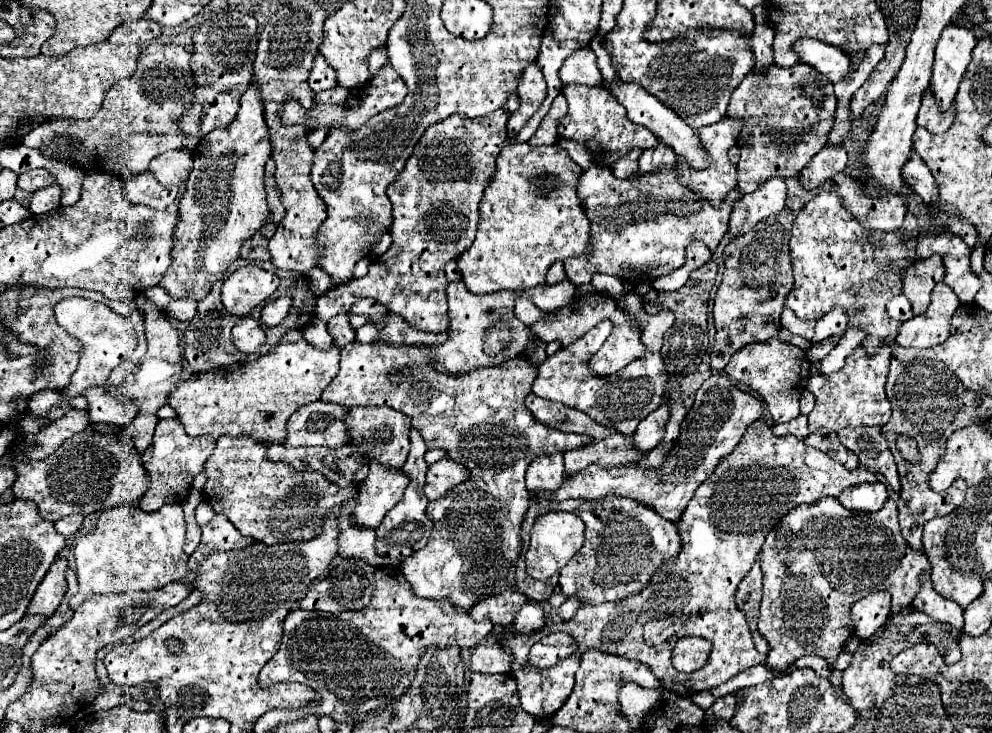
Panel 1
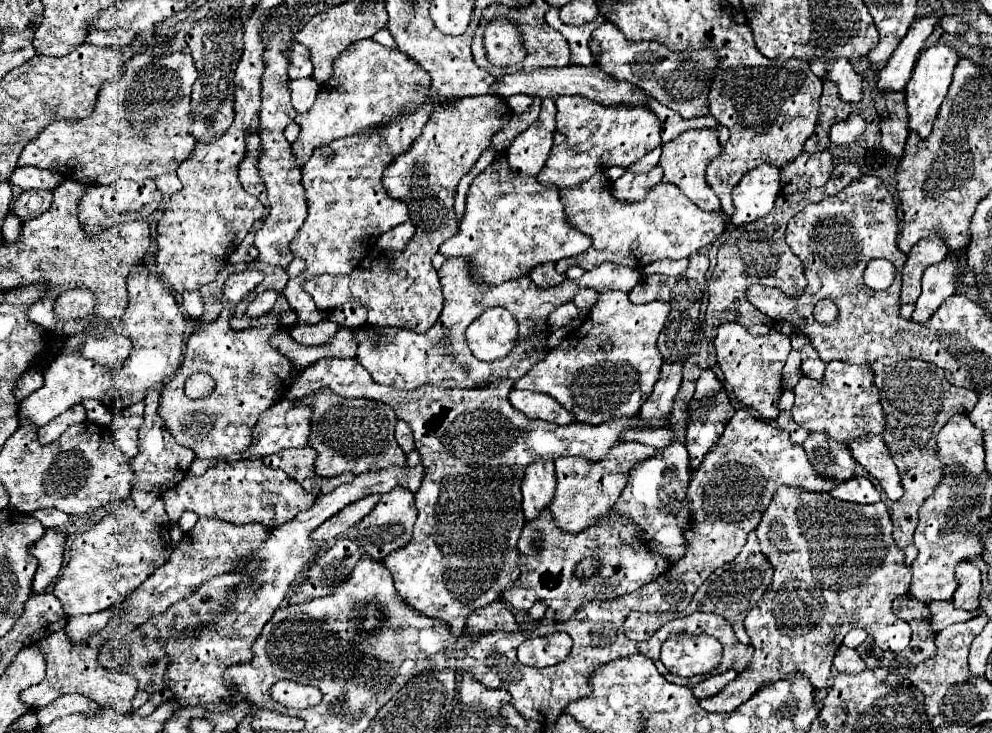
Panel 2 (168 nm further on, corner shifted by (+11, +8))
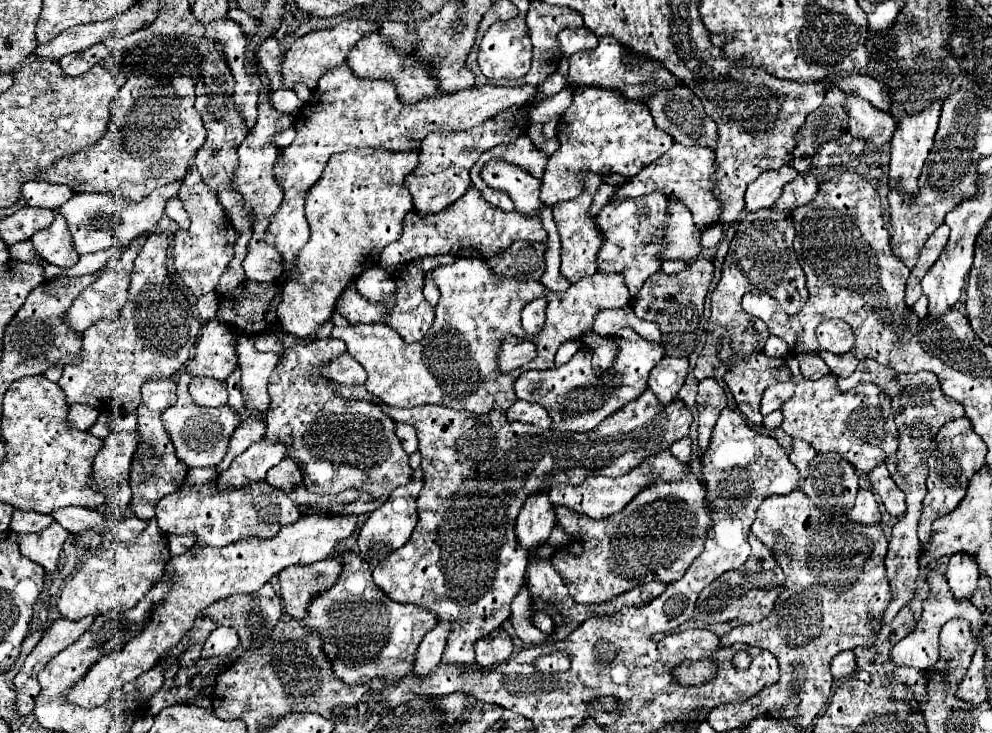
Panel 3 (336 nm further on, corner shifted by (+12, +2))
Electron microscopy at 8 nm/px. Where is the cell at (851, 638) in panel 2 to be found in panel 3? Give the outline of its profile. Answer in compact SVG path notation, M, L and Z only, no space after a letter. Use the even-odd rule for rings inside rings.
M844 650L832 660L832 676L834 678L842 678L846 674L852 674L854 670L856 670L856 658L854 658L852 650Z

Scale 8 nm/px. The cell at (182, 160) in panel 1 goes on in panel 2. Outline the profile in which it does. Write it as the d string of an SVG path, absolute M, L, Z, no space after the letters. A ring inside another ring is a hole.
M165 174L165 176L159 176L155 182L157 182L159 190L161 190L165 196L171 196L173 192L177 192L177 190L181 188L181 182L179 182L177 174Z

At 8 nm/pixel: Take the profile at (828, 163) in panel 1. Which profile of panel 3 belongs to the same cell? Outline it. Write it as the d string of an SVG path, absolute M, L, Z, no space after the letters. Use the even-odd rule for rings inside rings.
M814 172L798 174L796 180L792 180L784 186L782 196L776 200L776 204L772 208L780 210L780 212L790 212L798 206L810 204L818 196L818 188L820 188L820 184L818 184L818 176Z

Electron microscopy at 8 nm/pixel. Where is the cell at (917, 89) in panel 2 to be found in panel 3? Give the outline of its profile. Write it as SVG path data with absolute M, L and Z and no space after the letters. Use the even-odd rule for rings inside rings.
M936 100L932 104L928 104L922 112L918 114L906 114L902 118L898 118L898 128L892 136L892 148L890 148L890 186L900 186L906 196L910 198L912 194L918 192L918 176L920 176L920 170L922 170L922 164L932 148L932 142L934 142L934 132L938 128L938 118L940 118L940 112L942 112L942 100Z

